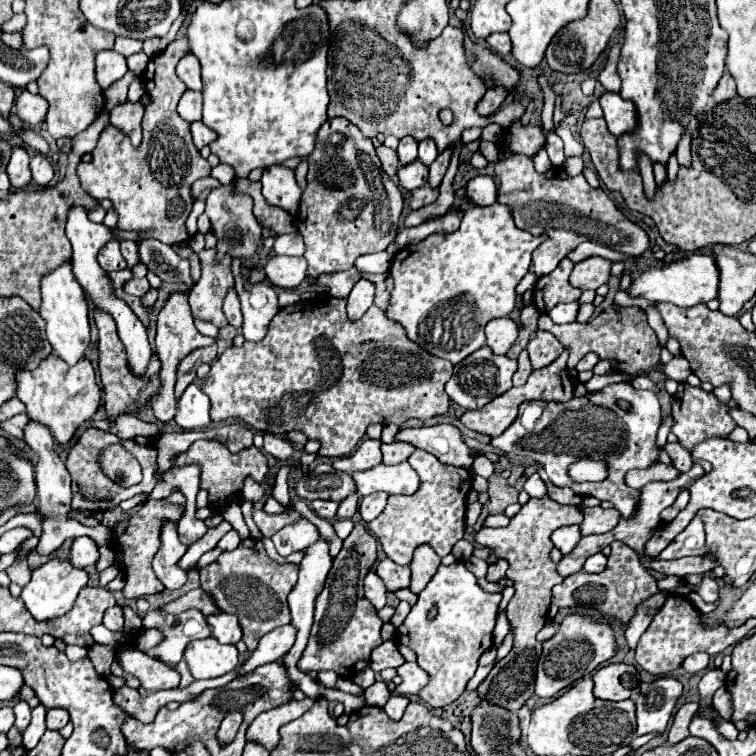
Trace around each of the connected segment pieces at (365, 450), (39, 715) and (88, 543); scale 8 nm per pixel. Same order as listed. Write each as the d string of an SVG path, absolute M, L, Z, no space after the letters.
M365 439L351 455L333 459L333 467L337 471L353 473L353 471L365 471L369 467L375 467L381 463L381 441Z
M39 705L39 707L35 707L33 709L33 719L31 719L31 723L29 723L29 727L25 729L25 733L23 733L23 747L29 751L29 749L33 749L37 743L39 743L39 739L41 739L41 735L45 733L45 713L47 713L47 709L43 707L43 705Z
M77 537L71 545L71 553L69 553L69 561L73 567L87 567L87 565L95 565L99 559L99 547L95 545L93 539L89 537Z

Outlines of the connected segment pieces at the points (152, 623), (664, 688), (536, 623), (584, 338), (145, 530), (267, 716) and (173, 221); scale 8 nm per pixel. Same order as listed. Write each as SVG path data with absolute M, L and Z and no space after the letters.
M149 609L143 615L143 631L147 629L157 629L163 633L161 643L149 649L147 655L169 665L177 665L183 659L183 651L189 641L211 635L205 615L197 609L187 609L177 615L157 615L157 611Z
M659 677L655 681L641 683L639 697L635 699L637 735L663 733L681 693L683 685L675 677Z
M545 495L541 499L529 499L507 527L481 529L475 533L475 541L481 547L491 549L491 555L487 557L489 565L499 559L505 559L509 563L507 579L513 581L515 589L515 595L507 605L507 621L513 633L513 649L505 659L497 661L493 671L479 685L481 699L489 699L489 703L509 707L509 711L517 713L519 707L525 705L525 701L533 695L533 667L537 663L537 655L541 655L541 643L535 639L535 635L547 623L551 589L553 585L561 583L561 575L557 575L555 563L549 559L549 551L553 549L549 537L561 525L579 525L581 519L583 515L577 507L561 505Z
M613 305L613 311L601 311L589 323L567 323L567 325L553 325L551 319L543 313L539 317L539 329L553 333L565 347L569 347L569 361L567 367L573 369L577 361L587 355L589 351L597 353L599 359L607 359L613 363L613 371L627 371L631 375L641 375L645 369L651 369L659 363L661 345L657 341L655 331L647 325L647 315L639 307L619 307Z
M149 499L137 513L133 513L125 523L121 523L121 529L117 533L119 539L119 547L123 547L123 575L125 575L125 587L123 587L123 597L125 599L137 599L143 595L151 595L151 593L161 593L164 590L163 584L156 577L151 561L155 557L155 553L161 547L161 527L165 521L171 523L179 523L183 515L183 505L175 505L167 499L155 501Z
M305 697L303 701L291 699L289 703L283 703L275 709L263 711L259 713L253 723L247 729L247 737L261 743L265 749L273 751L273 747L277 747L277 737L279 737L279 727L301 717L305 711L309 711L309 707L313 705L313 699Z
M179 37L173 43L169 43L165 51L151 57L151 61L149 61L149 65L143 73L143 85L145 85L145 89L151 97L151 103L145 107L145 115L143 115L143 141L141 141L141 145L133 147L120 129L109 125L101 133L101 137L97 141L97 147L91 153L93 159L89 163L81 161L77 165L77 177L81 181L81 187L87 191L87 195L91 195L97 201L109 199L113 203L113 209L119 213L117 227L123 229L123 231L141 233L141 241L143 239L159 239L165 245L189 243L191 235L185 229L185 221L187 221L187 217L191 213L191 207L193 207L191 185L197 179L207 177L211 173L211 165L207 163L207 159L201 157L199 149L191 141L189 123L183 123L183 119L175 111L177 109L177 99L187 89L185 83L181 83L181 79L177 79L175 67L177 67L177 59L181 59L181 55L187 55L187 53L189 53L189 47L185 43L185 37Z

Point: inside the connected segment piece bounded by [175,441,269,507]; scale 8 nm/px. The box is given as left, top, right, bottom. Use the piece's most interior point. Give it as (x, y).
(222, 472)

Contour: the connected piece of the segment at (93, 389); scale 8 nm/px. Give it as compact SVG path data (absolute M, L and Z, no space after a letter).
M55 353L45 357L37 369L17 371L17 399L25 403L29 419L37 419L47 425L57 443L67 443L71 435L87 423L99 407L99 385L89 359L81 359L77 365L67 365Z

